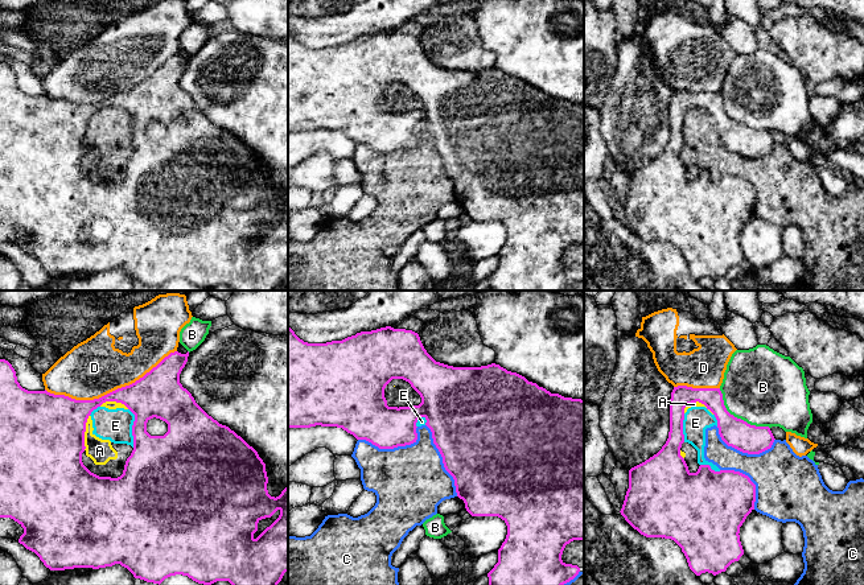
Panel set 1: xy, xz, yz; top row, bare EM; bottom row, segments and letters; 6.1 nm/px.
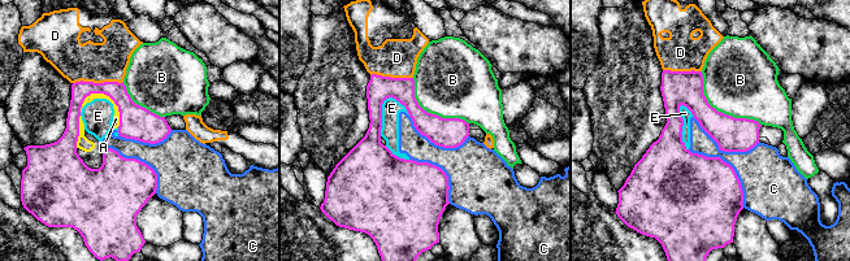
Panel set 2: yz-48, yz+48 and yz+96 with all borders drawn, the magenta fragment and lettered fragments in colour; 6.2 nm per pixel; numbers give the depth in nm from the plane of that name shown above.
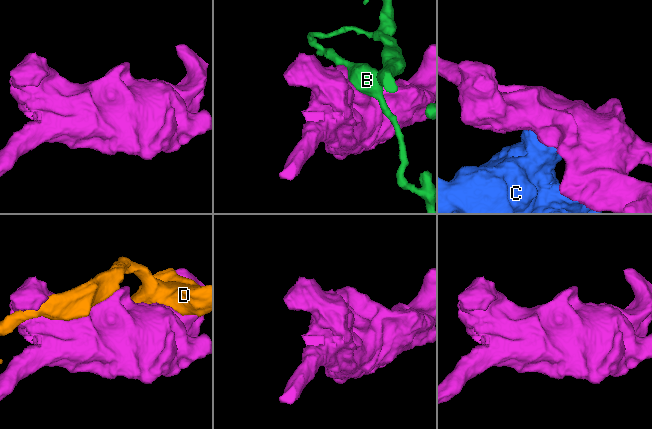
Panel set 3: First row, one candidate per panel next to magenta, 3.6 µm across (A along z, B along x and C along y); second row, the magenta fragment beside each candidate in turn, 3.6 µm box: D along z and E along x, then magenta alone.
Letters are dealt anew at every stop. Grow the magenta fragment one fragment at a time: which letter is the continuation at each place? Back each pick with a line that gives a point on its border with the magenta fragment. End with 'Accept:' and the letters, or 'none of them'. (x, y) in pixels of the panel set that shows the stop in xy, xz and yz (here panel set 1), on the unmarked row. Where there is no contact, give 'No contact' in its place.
Accept: none of them

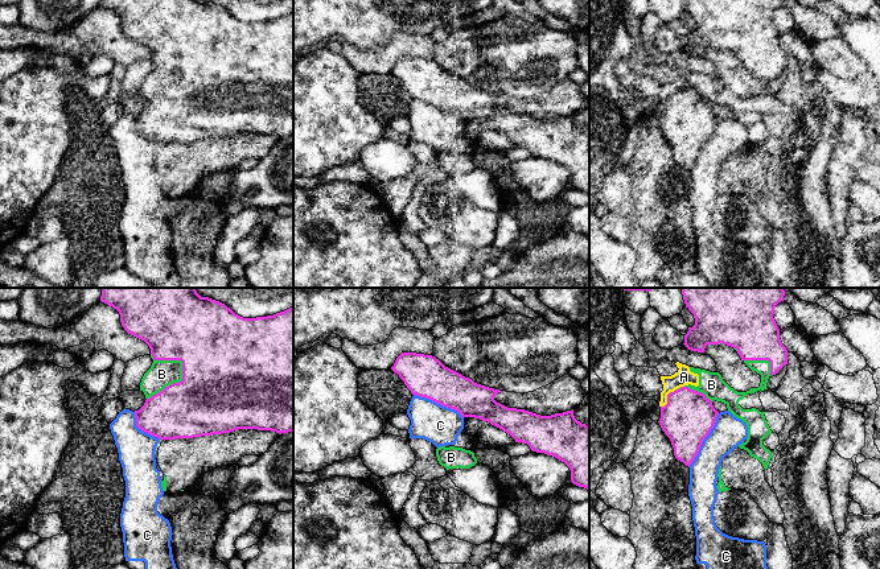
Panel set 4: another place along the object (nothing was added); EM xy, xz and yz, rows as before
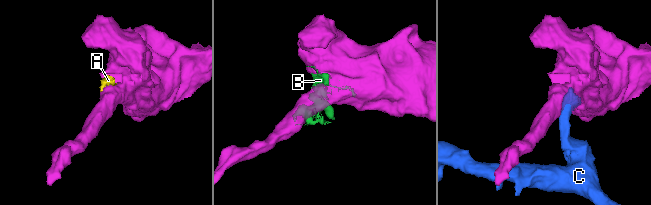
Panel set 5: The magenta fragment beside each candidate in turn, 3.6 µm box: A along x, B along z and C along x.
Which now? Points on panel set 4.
A: Touches magenta at yz (667, 103)
Accept: A

